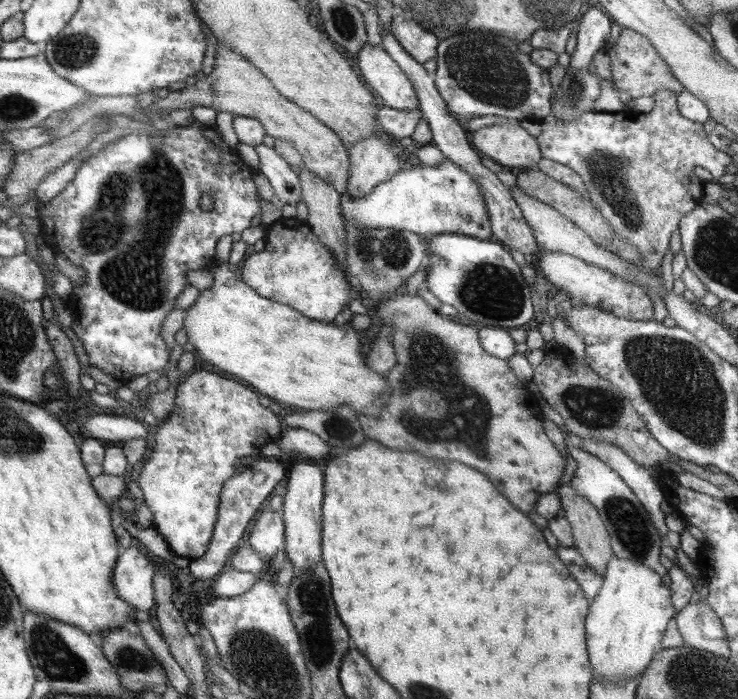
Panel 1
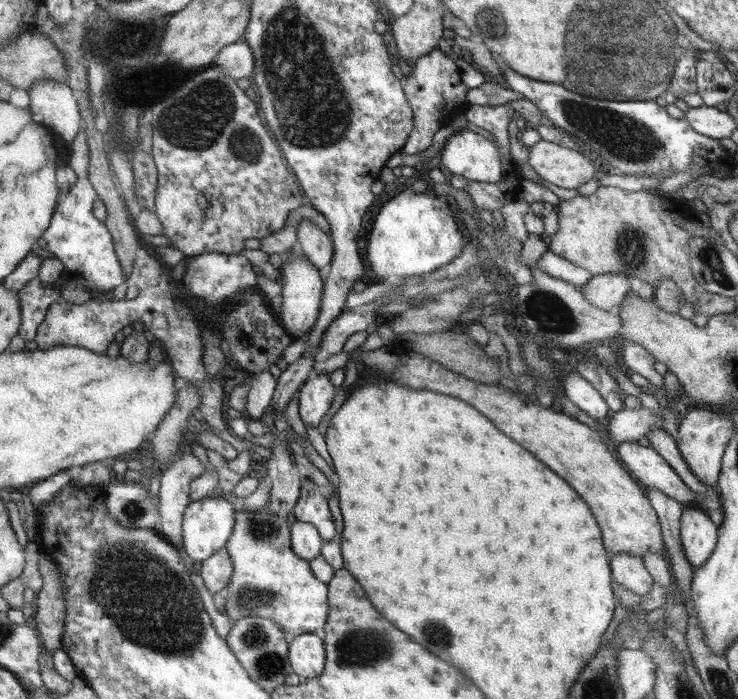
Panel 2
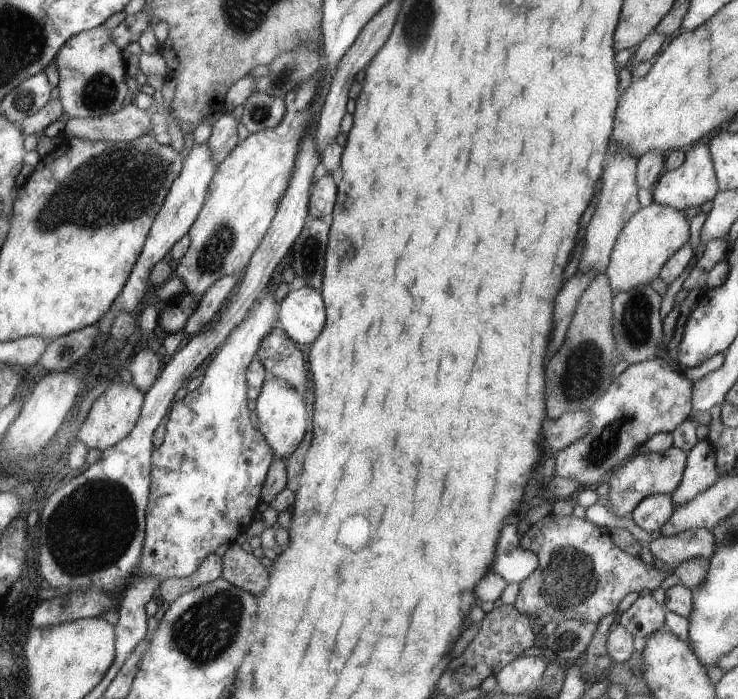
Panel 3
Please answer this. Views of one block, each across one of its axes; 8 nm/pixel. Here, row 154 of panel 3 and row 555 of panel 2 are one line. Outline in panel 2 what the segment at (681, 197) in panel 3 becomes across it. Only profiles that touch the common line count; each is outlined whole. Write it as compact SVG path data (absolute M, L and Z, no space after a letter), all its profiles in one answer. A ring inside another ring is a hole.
M683 509L681 516L681 545L685 557L694 569L701 568L714 552L719 527L698 509Z

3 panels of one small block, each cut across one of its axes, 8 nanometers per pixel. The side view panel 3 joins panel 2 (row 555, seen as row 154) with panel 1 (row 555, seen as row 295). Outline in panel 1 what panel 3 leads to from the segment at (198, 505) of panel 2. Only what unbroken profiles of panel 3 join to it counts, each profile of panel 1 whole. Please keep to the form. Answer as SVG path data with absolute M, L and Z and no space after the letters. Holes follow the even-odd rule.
M134 546L122 549L121 557L117 560L117 566L113 572L113 583L121 600L128 602L144 617L150 617L150 608L154 606L156 591L152 588L152 576L154 576L154 564Z

